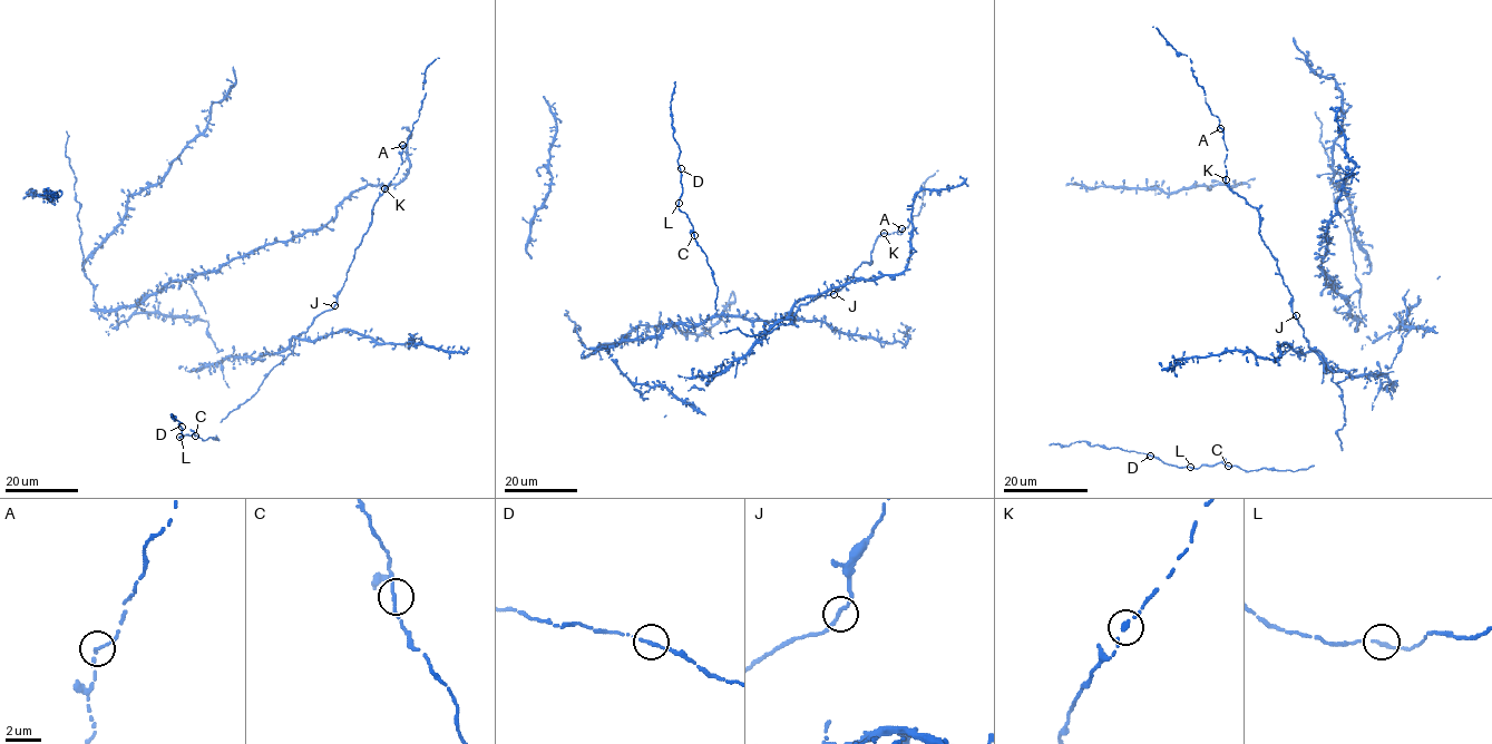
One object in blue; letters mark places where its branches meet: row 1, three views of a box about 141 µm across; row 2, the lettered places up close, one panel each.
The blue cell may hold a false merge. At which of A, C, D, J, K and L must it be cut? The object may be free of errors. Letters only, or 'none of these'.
none of these

